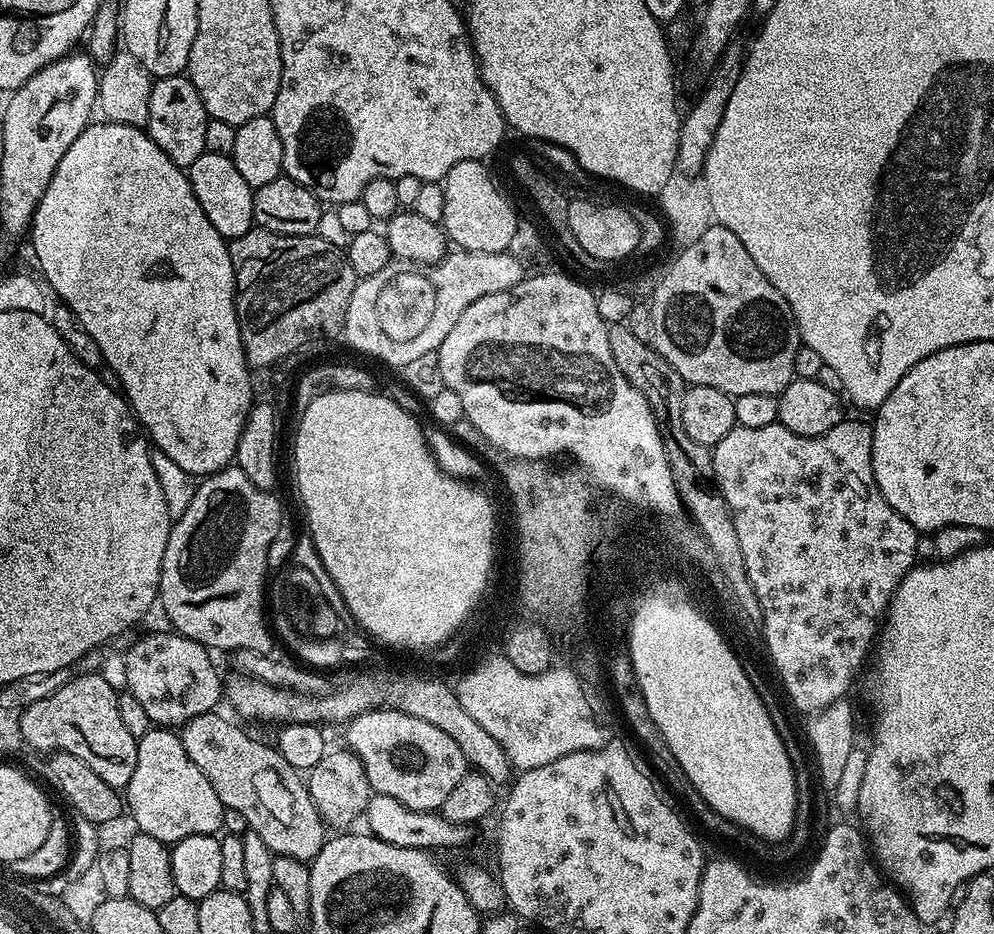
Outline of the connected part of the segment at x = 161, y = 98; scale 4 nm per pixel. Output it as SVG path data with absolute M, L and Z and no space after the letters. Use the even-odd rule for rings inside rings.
M187 75L162 76L150 90L150 118L146 125L148 137L166 153L179 168L188 169L205 150L206 122L209 114L204 109L198 90Z

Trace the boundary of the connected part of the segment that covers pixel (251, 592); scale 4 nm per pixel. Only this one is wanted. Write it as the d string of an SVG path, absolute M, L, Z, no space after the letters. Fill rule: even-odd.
M223 468L199 481L194 502L186 514L174 521L160 571L159 607L164 607L173 629L209 650L235 654L240 650L271 653L274 632L264 621L264 575L268 572L268 551L280 532L280 504L272 492L263 492L242 470Z

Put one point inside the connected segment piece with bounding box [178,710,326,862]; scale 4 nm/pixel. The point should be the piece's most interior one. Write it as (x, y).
(249, 776)

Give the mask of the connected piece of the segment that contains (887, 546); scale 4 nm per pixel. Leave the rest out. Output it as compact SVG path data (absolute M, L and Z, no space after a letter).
M845 418L840 421L834 430L826 430L826 434L821 436L803 436L794 434L786 430L779 422L770 426L758 426L757 428L735 427L718 442L716 447L711 449L712 454L712 475L716 482L716 487L728 509L732 511L732 521L734 530L738 530L739 545L742 548L742 555L745 558L746 574L749 576L750 586L753 587L754 594L757 595L761 604L762 618L764 619L764 644L767 648L766 656L772 659L772 664L776 667L776 672L780 675L780 680L784 683L784 688L788 691L788 696L792 699L792 704L800 712L815 714L826 710L831 703L845 699L849 695L848 687L852 684L852 679L856 676L856 671L864 662L864 658L869 657L873 649L874 641L882 627L888 605L891 604L893 596L896 595L898 586L902 582L905 574L917 563L916 539L918 533L906 518L899 516L882 498L882 494L876 485L874 470L872 469L872 425L860 420Z

